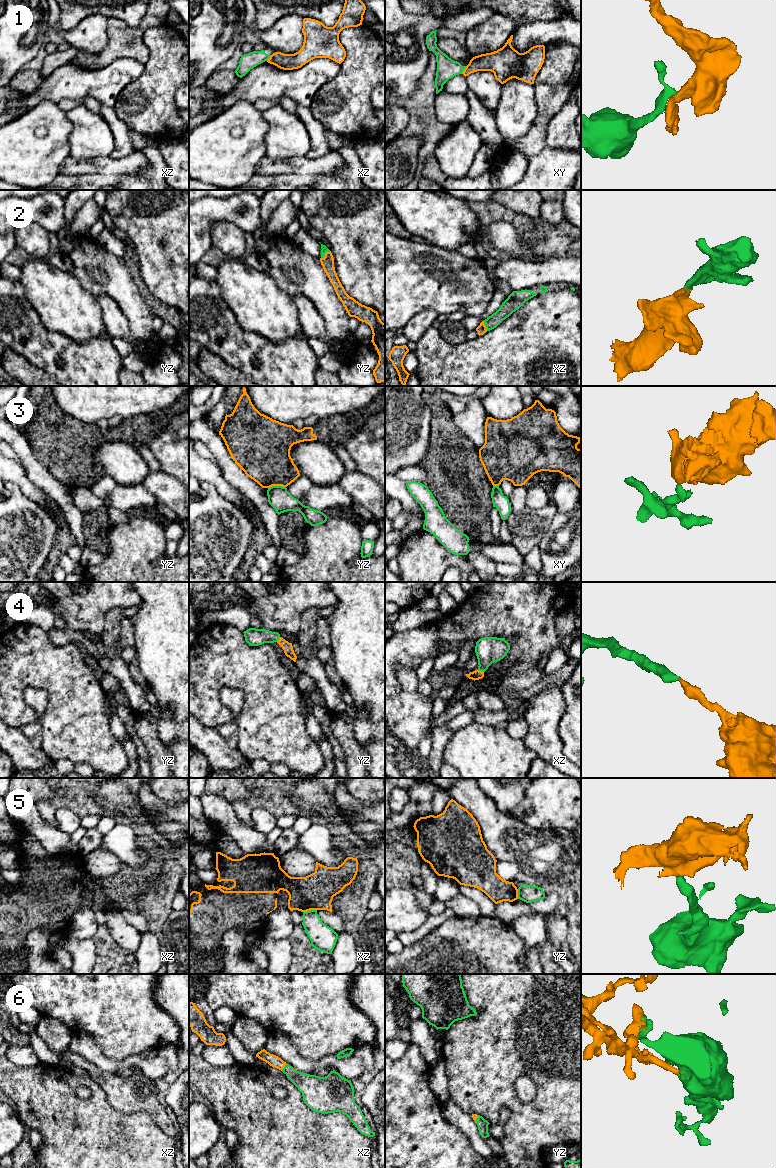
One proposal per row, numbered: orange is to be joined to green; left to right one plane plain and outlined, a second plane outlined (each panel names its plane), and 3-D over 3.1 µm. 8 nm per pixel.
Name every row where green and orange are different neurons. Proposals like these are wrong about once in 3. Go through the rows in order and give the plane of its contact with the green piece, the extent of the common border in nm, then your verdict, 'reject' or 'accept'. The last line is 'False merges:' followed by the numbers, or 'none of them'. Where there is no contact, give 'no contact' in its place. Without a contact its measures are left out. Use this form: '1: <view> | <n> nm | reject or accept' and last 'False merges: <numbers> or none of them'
1: xy | 80 nm | reject
2: yz | 100 nm | accept
3: yz | 140 nm | reject
4: xz | 50 nm | accept
5: xz | 110 nm | reject
6: xz | 80 nm | accept
False merges: 1, 3, 5

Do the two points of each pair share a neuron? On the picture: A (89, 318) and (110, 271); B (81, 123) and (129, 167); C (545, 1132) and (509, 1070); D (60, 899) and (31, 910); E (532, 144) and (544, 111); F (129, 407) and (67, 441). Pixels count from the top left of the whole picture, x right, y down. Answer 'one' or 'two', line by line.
A: two
B: two
C: one
D: one
E: one
F: two

